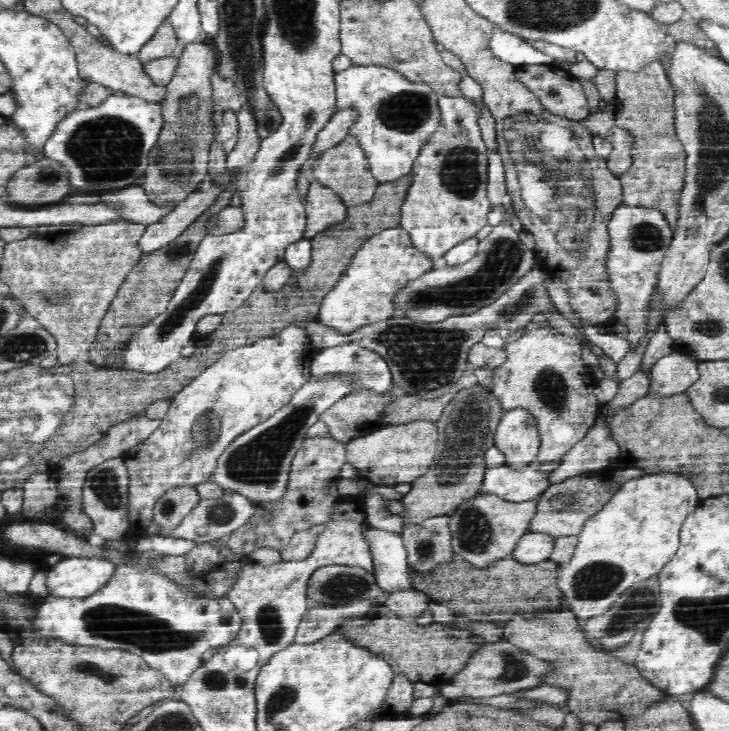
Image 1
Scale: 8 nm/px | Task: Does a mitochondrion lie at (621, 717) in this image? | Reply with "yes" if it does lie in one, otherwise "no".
no

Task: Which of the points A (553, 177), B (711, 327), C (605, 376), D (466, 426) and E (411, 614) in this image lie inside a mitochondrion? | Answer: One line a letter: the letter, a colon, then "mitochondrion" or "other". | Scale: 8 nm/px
A: mitochondrion
B: mitochondrion
C: other
D: mitochondrion
E: other

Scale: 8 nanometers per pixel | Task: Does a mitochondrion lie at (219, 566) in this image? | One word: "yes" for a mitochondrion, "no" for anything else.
no

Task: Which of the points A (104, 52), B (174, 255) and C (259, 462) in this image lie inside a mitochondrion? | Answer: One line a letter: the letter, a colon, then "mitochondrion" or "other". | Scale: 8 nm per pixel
A: other
B: mitochondrion
C: mitochondrion

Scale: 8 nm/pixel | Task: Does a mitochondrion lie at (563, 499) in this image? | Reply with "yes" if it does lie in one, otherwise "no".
yes

